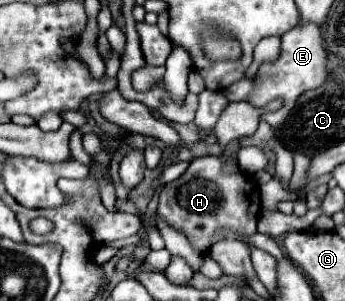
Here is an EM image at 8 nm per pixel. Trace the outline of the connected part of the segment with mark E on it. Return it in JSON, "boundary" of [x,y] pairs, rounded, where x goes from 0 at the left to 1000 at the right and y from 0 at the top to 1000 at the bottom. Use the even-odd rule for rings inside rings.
{"boundary":[[[858,83],[846,103],[835,103],[829,116],[817,116],[817,150],[812,150],[812,183],[794,203],[765,203],[748,223],[742,243],[742,282],[730,296],[730,309],[719,316],[719,342],[742,349],[742,355],[765,355],[777,336],[817,322],[823,329],[823,355],[812,369],[771,369],[754,382],[759,402],[783,409],[794,429],[817,435],[823,402],[835,389],[835,375],[846,369],[846,355],[858,349],[864,322],[899,296],[916,296],[928,282],[945,276],[951,262],[951,176],[933,136],[933,110],[916,83]]]}

